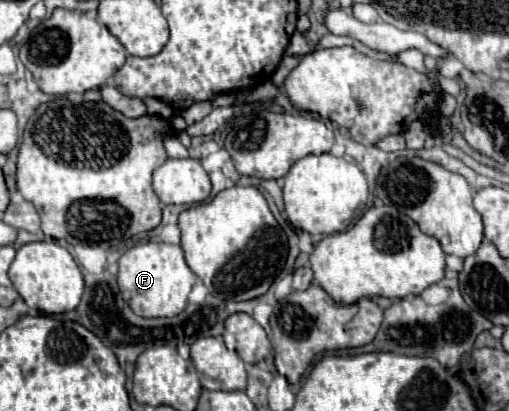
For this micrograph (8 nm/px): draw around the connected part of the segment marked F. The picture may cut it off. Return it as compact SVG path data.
M148 241L128 249L118 261L118 287L130 309L140 317L174 317L182 313L194 283L196 275L186 265L180 245Z

